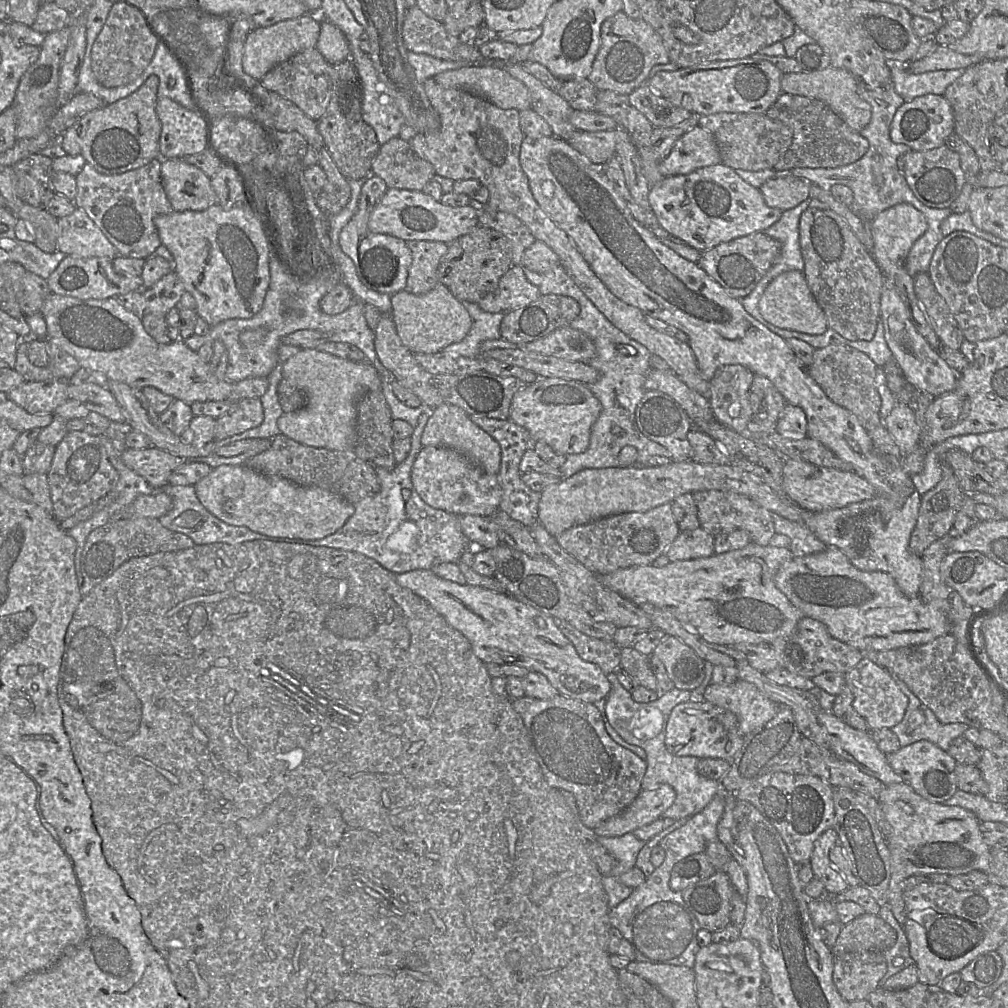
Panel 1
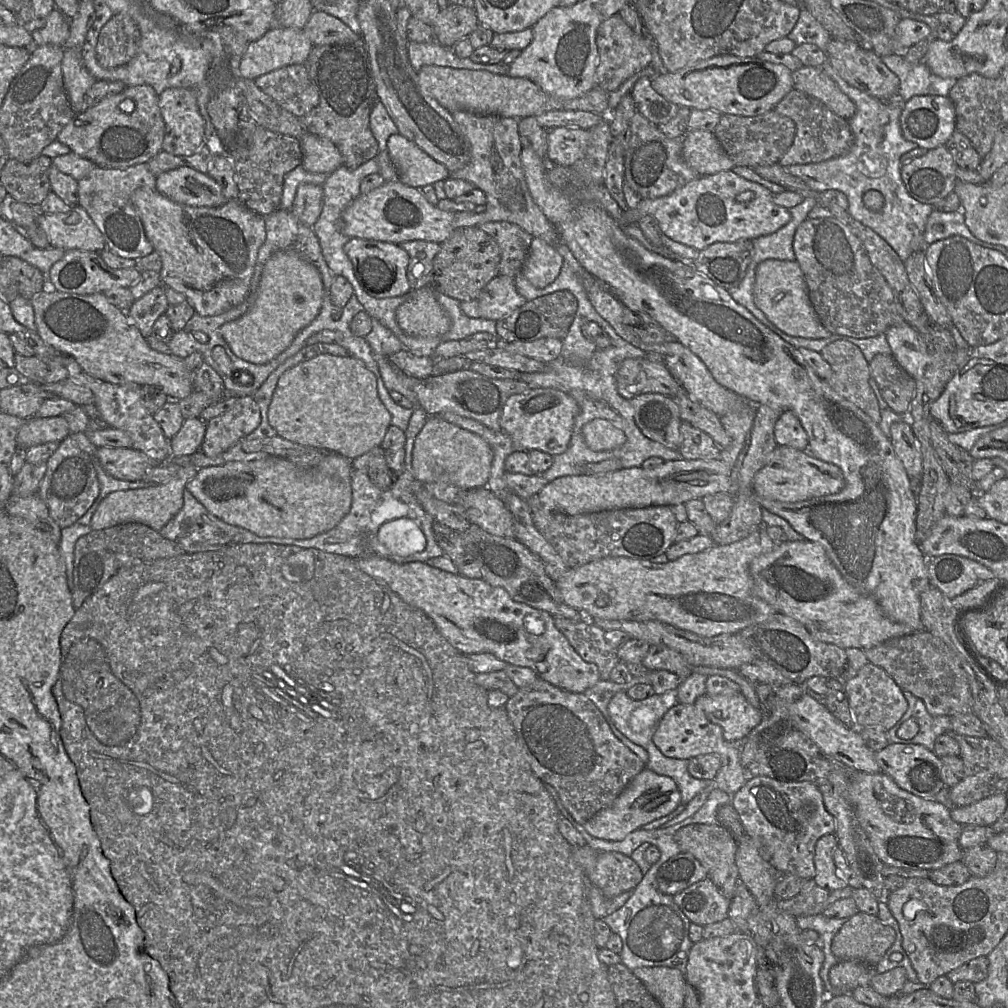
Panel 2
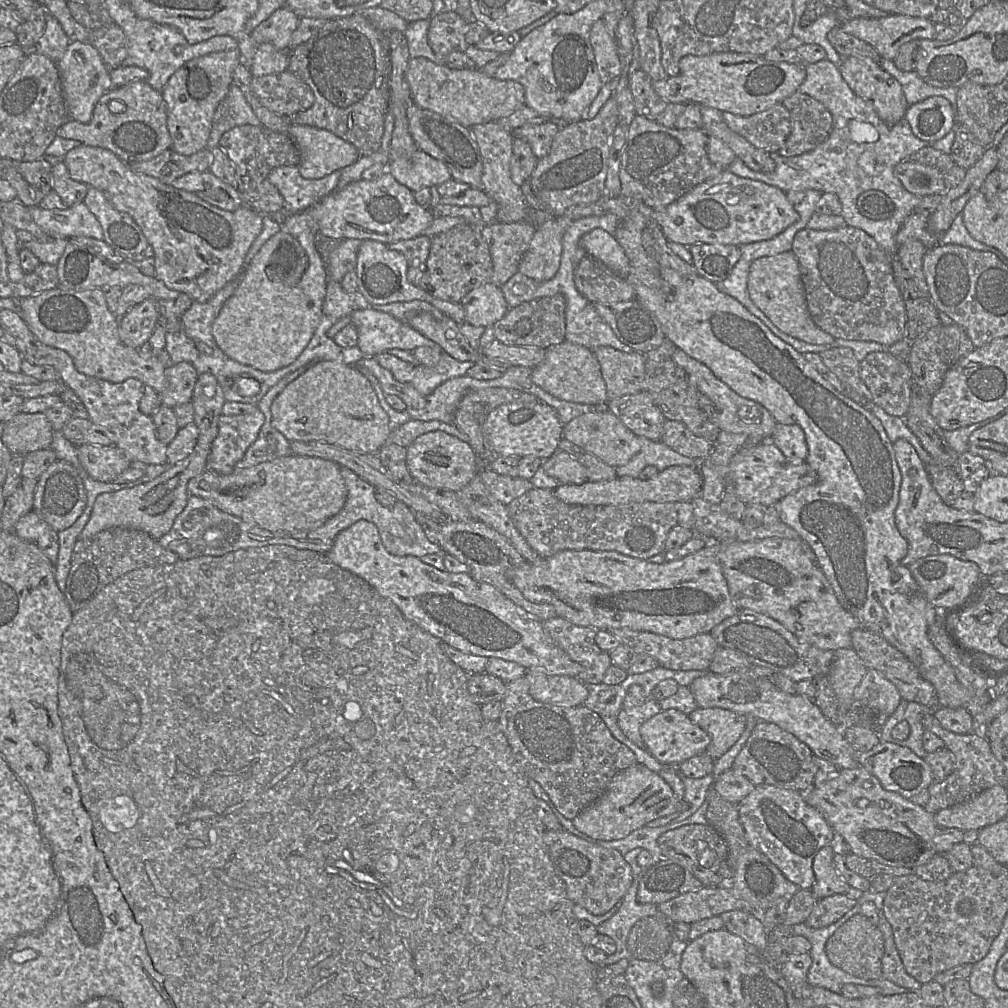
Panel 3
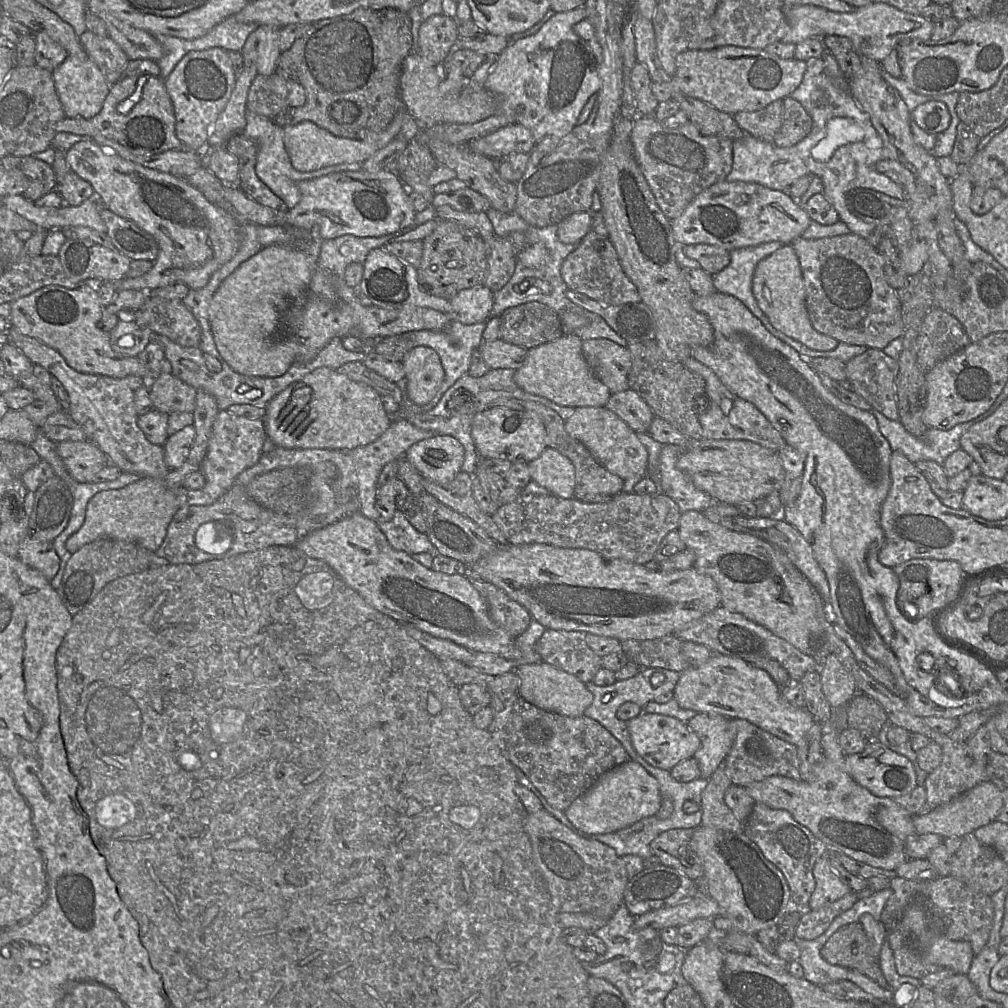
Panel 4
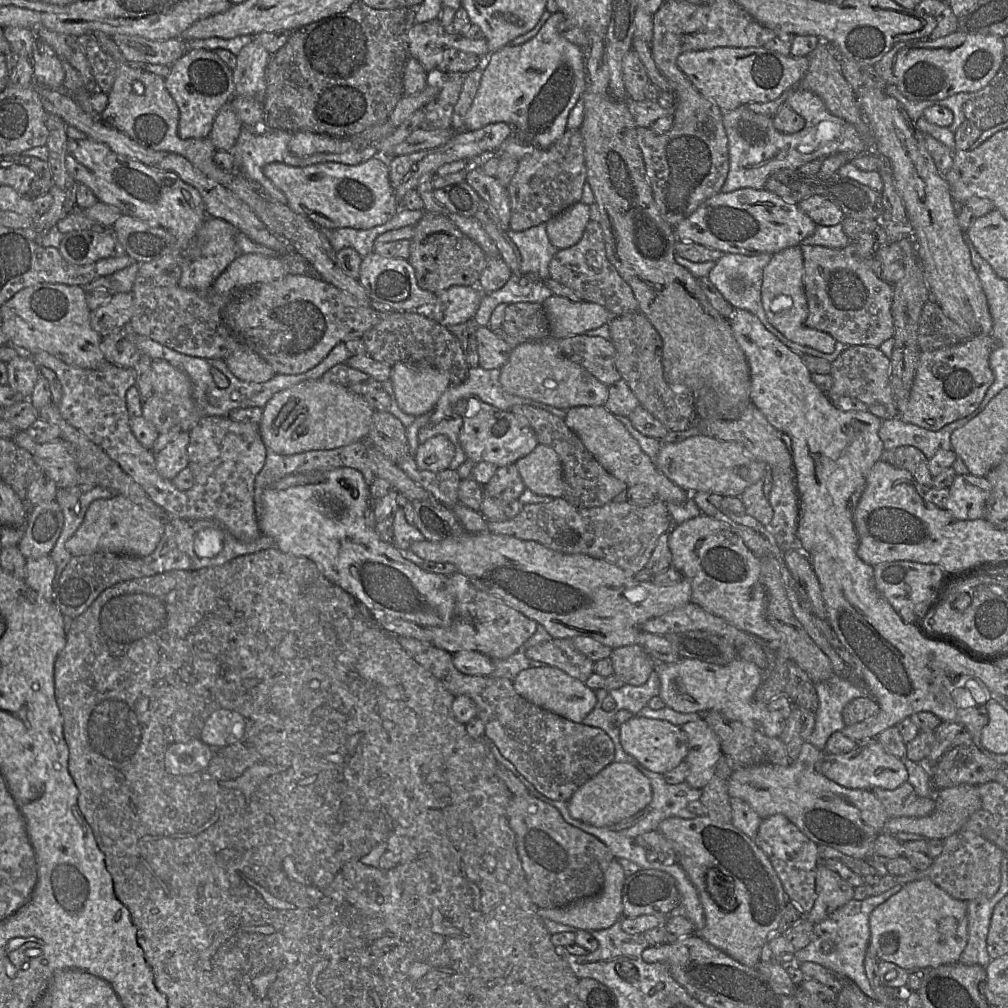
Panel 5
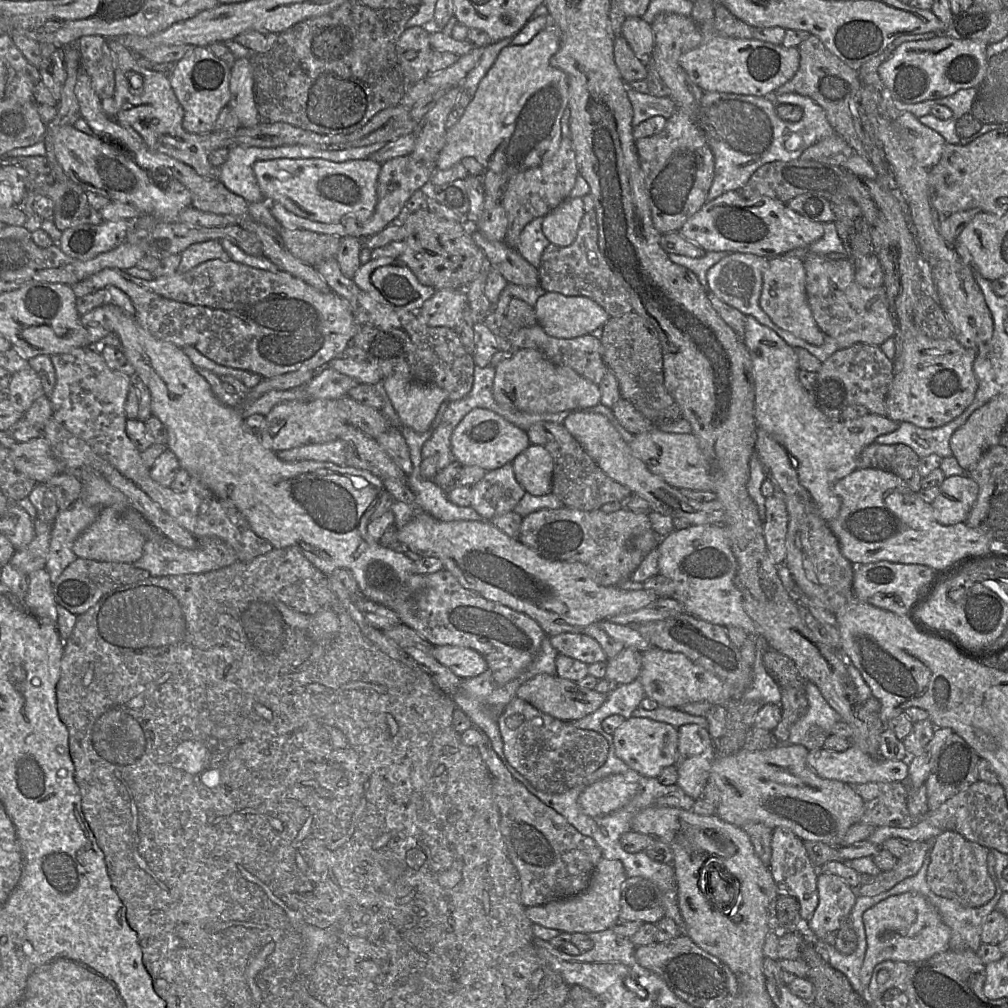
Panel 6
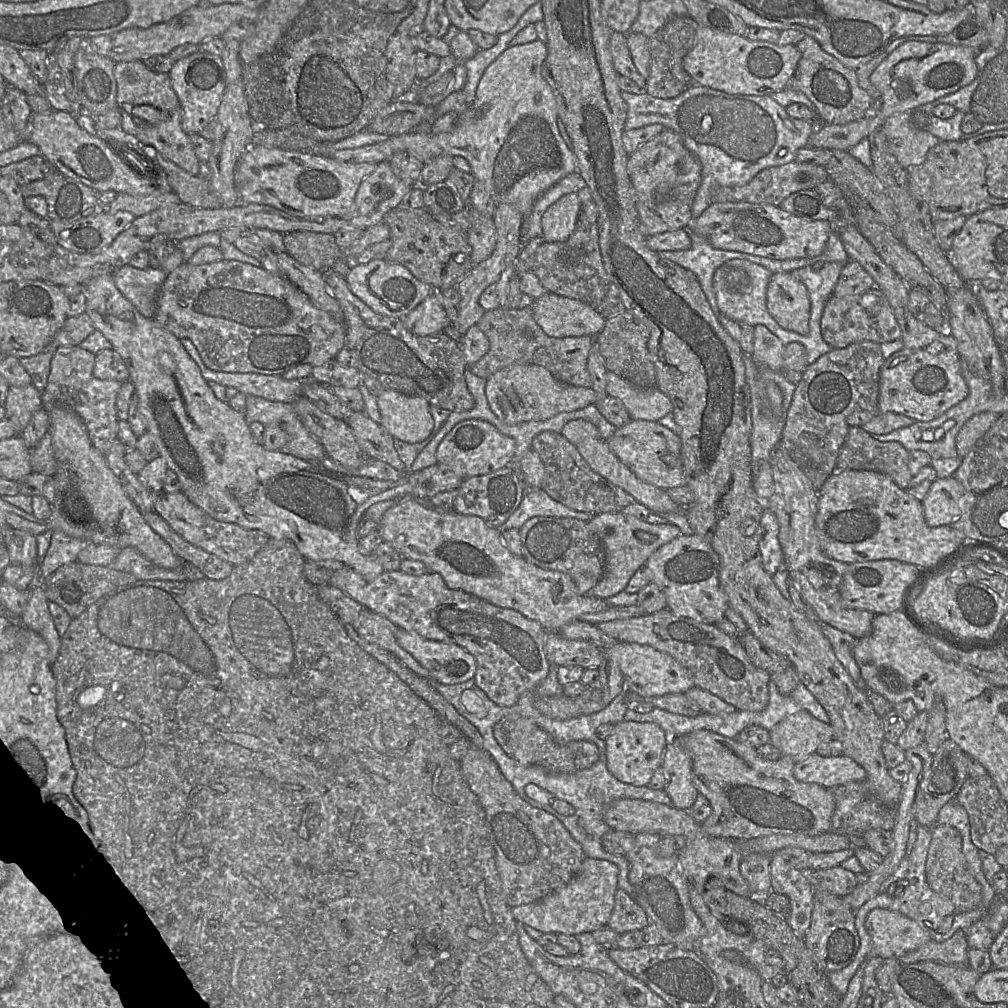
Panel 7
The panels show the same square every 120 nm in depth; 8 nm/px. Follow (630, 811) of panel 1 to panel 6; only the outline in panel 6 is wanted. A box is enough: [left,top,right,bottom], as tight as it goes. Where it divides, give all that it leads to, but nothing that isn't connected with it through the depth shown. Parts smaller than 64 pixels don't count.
[578,774,639,817]

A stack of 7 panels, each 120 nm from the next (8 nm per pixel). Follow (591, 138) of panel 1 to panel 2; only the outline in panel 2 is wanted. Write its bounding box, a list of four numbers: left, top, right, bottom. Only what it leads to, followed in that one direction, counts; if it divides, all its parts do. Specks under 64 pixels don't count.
[547,127,589,167]

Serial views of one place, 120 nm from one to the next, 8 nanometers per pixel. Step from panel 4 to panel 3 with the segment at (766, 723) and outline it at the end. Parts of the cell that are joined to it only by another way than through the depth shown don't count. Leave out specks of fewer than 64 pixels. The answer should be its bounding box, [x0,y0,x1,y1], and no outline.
[689,671,859,769]

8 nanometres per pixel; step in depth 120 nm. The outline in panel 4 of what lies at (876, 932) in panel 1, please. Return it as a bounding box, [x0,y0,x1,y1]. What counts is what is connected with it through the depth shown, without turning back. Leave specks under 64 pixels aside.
[821,921,892,989]

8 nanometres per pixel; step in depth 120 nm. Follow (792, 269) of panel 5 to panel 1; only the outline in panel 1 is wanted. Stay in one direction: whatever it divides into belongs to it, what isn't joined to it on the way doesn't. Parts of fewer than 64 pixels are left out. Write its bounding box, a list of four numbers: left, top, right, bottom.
[758,271,828,335]

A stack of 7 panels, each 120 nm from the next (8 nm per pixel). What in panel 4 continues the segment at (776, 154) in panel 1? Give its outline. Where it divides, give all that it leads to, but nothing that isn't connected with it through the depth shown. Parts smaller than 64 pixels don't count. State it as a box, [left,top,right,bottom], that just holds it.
[733,99,783,142]

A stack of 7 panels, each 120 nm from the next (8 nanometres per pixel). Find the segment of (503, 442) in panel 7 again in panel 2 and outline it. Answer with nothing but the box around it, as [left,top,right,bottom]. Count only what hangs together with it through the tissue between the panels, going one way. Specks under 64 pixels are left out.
[499,388,579,456]

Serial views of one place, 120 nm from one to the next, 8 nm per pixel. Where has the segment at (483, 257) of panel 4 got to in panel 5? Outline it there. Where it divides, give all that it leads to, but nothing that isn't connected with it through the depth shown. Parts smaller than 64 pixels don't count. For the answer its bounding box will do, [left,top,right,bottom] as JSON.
[407,212,488,293]

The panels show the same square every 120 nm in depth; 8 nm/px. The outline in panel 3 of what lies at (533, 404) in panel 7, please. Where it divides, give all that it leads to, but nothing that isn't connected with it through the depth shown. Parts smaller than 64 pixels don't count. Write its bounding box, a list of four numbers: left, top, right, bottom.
[531,340,609,407]

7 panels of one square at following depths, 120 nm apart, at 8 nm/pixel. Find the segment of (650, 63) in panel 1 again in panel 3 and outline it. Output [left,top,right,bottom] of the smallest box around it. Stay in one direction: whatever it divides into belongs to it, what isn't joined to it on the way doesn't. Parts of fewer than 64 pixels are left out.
[590,19,622,83]

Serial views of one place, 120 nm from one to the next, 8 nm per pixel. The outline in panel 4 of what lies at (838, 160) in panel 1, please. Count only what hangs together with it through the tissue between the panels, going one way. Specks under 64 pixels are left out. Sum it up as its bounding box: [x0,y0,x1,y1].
[773,97,812,148]

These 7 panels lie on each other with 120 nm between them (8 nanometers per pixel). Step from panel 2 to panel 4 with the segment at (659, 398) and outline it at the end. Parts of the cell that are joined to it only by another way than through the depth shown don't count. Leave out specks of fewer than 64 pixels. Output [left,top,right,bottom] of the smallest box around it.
[605,389,655,433]

